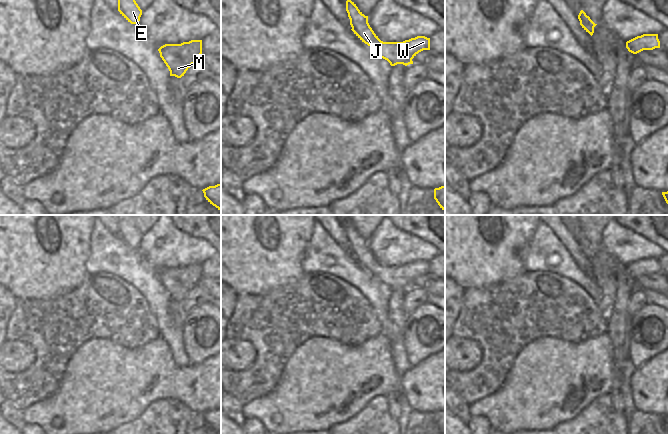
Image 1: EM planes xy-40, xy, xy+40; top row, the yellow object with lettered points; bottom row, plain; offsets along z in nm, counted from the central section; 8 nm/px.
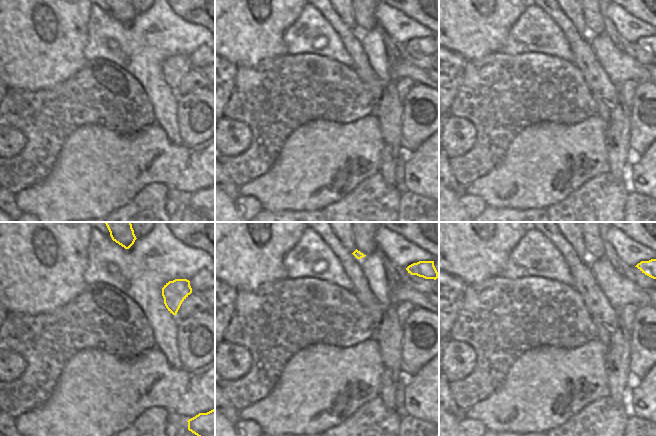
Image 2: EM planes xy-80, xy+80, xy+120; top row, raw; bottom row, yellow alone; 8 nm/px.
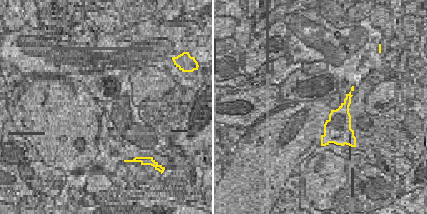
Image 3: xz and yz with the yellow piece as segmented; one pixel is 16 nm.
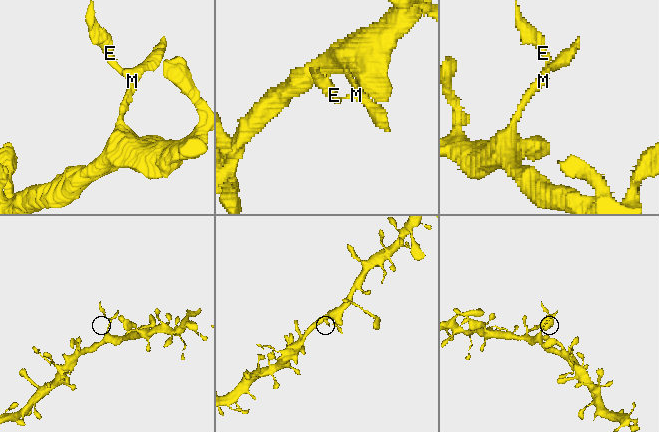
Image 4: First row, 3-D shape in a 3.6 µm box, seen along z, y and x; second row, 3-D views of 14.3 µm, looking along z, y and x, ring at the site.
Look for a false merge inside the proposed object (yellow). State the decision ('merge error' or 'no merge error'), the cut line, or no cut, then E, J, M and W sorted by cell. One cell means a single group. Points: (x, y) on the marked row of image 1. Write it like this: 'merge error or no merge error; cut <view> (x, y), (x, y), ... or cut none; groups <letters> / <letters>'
merge error; cut xy (380, 40), (373, 49); groups E J / M W

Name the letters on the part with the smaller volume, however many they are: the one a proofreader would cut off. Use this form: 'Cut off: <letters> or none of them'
Cut off: E, J

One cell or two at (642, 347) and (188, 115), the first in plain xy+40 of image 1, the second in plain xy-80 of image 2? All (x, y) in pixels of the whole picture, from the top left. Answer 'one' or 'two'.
one

